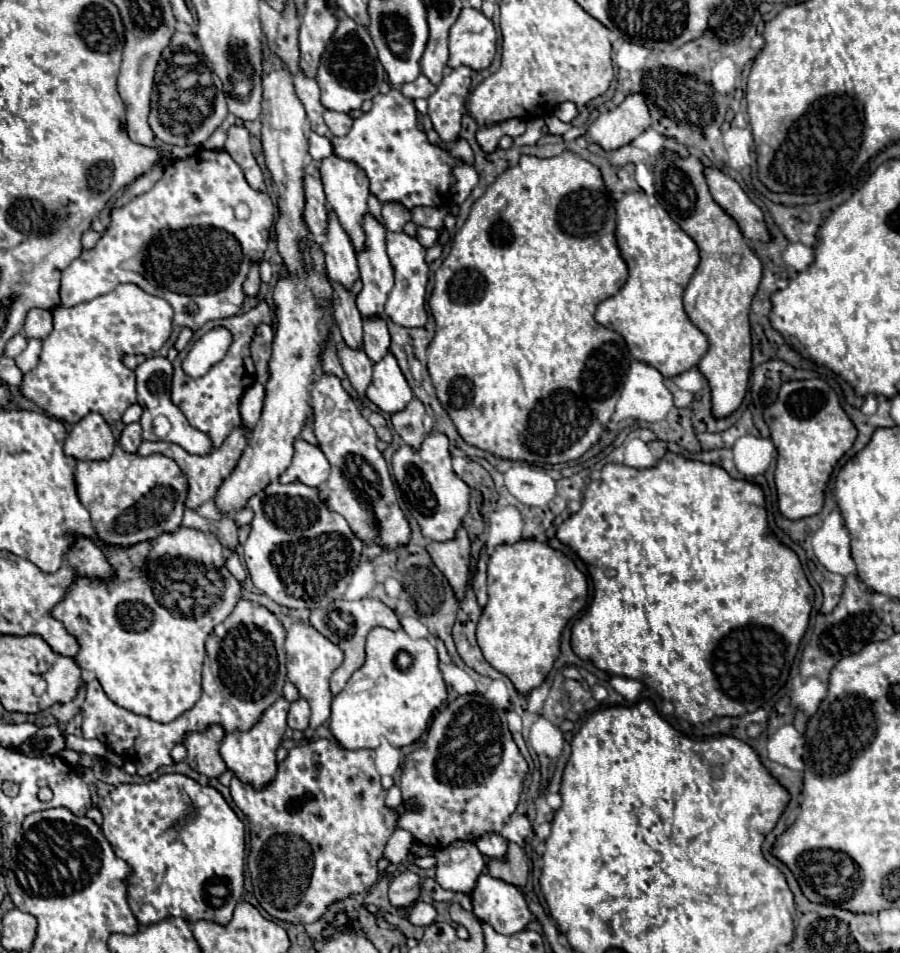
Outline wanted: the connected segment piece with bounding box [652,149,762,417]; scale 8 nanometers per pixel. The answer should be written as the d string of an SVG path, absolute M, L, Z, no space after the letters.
M660 149L652 175L658 203L700 249L700 265L684 291L684 309L690 321L708 337L710 349L698 363L698 369L710 383L714 417L726 417L738 409L748 389L752 367L748 313L762 277L762 265L748 247L738 223L712 199L704 177L704 165L696 153L680 157L676 151Z

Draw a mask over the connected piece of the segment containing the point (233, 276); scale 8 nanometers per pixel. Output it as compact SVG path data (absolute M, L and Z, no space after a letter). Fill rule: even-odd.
M198 149L186 159L172 159L166 163L162 179L148 193L112 209L110 225L94 249L84 251L62 273L62 305L74 307L110 293L120 283L134 283L146 293L162 297L174 309L172 335L156 353L166 357L182 327L198 331L208 321L234 317L242 311L242 283L250 265L264 257L274 221L272 213L270 195L252 189L226 151ZM238 205L246 205L248 213L238 217ZM142 251L144 273L122 267L124 261Z

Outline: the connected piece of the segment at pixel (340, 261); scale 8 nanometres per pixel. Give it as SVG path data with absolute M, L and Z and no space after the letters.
M330 211L328 217L330 217L330 225L326 233L328 243L322 245L322 251L326 255L326 273L332 283L340 283L346 291L352 291L354 281L360 277L356 251L350 243L350 237L340 227L336 215Z

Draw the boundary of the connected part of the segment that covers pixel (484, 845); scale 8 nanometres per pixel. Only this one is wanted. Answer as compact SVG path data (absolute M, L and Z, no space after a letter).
M486 833L478 839L478 849L488 859L504 859L508 853L508 841L498 833Z

